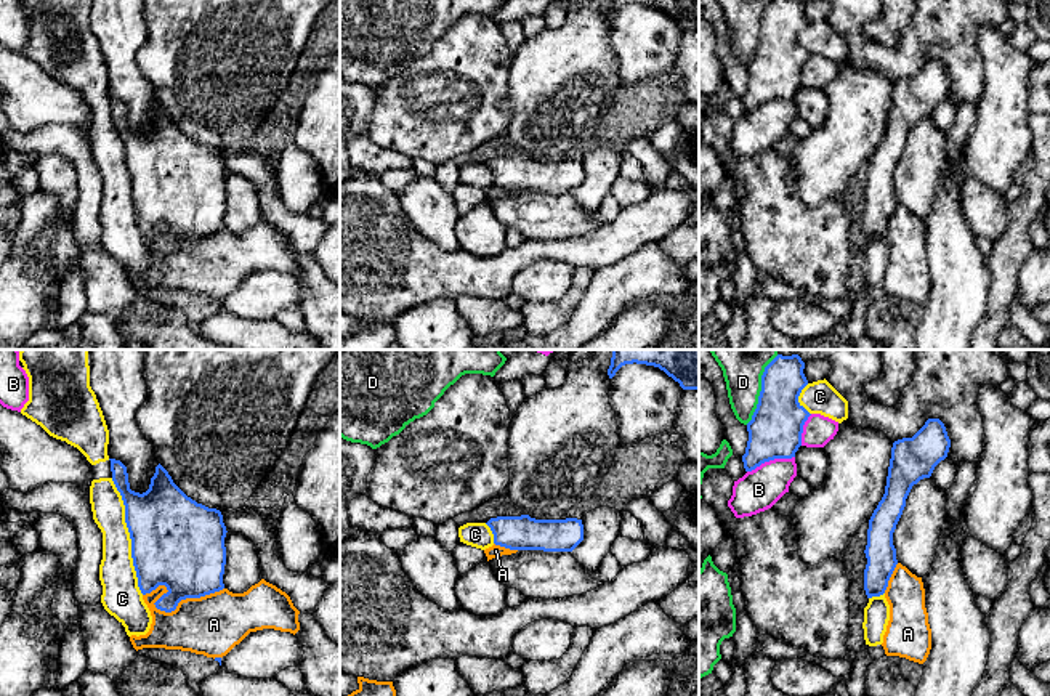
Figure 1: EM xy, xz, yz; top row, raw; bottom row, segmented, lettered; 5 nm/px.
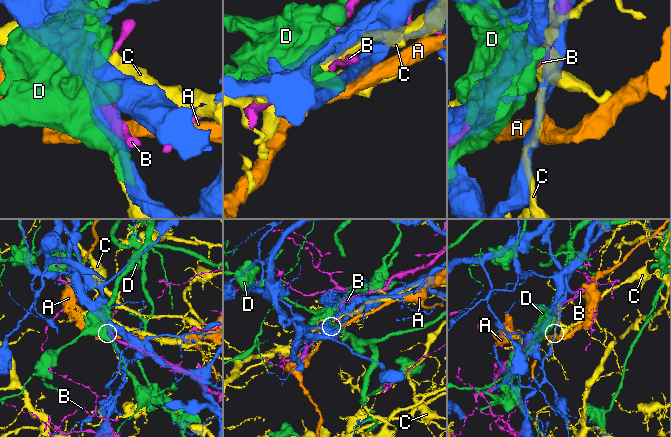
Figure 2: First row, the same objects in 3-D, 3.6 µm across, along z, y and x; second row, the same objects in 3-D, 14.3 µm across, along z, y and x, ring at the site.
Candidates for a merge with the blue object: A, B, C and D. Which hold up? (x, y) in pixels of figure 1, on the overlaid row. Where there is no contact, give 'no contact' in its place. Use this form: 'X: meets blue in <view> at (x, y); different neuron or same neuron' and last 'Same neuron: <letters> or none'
A: meets blue in xy at (169, 611); different neuron
B: meets blue in yz at (770, 459); different neuron
C: meets blue in xy at (130, 536); different neuron
D: meets blue in yz at (762, 390); different neuron
Same neuron: none

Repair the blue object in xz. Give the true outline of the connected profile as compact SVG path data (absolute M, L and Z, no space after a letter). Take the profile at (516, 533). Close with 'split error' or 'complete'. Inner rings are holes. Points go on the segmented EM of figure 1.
M497 516L486 524L494 544L510 550L572 552L584 540L584 524L577 518Z; complete

